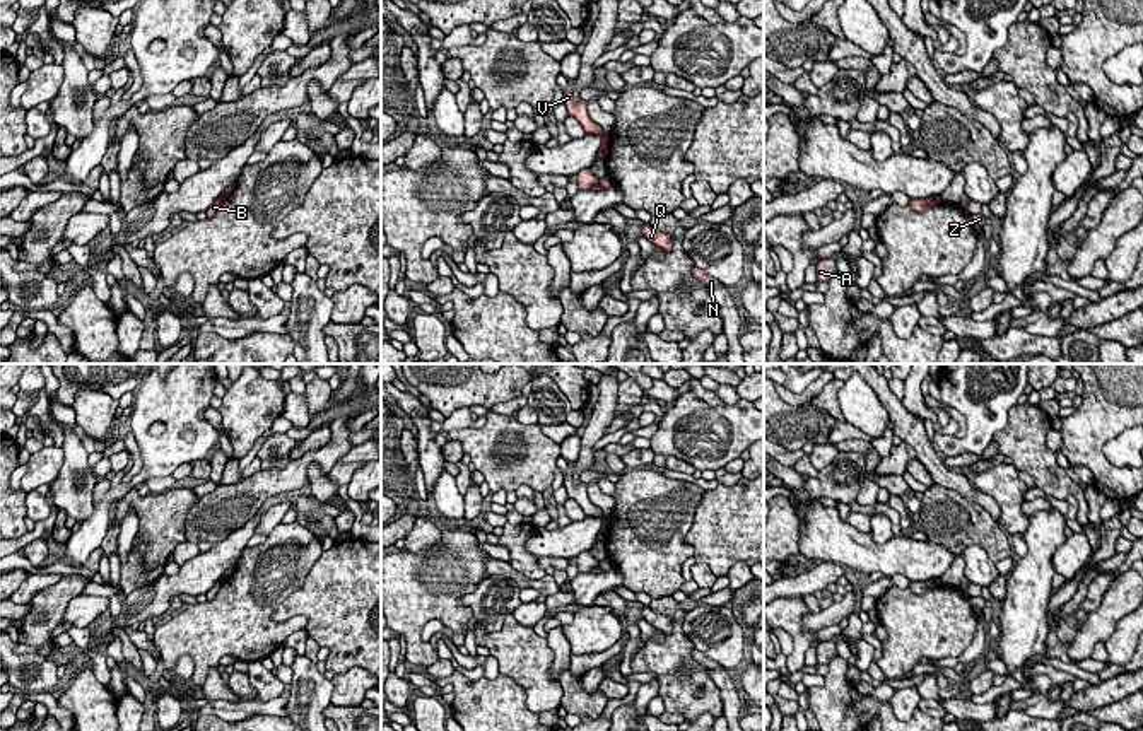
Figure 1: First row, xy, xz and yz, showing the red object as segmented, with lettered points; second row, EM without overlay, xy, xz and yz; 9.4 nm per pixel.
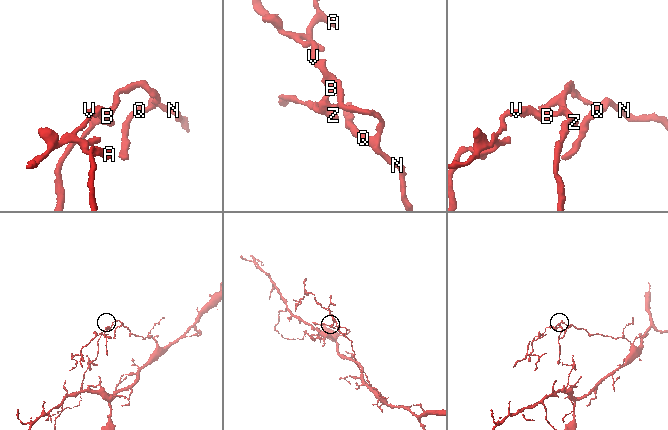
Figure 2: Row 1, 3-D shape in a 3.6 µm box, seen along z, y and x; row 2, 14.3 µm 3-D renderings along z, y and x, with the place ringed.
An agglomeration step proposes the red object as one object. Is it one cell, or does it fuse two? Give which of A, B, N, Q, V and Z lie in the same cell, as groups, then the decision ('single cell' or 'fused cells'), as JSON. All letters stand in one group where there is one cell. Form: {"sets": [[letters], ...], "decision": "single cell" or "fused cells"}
{"sets": [["A", "B", "V", "Z"], ["N", "Q"]], "decision": "fused cells"}

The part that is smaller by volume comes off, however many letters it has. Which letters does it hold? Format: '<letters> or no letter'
A, B, V, Z

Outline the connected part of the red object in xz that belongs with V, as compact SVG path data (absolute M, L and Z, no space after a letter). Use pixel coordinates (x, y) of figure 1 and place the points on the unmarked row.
M569 463L567 465L567 475L564 477L564 487L569 494L571 499L574 499L581 509L584 511L586 518L600 518L603 521L601 531L596 538L596 541L603 541L603 535L605 535L605 519L608 518L600 507L596 507L589 497L588 497L588 485L586 483L579 483L576 485L572 482L572 471L574 471L574 465L576 463Z

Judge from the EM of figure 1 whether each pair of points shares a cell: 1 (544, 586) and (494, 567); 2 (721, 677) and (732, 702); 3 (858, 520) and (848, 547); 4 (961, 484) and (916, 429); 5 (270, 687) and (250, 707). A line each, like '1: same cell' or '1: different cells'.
1: same cell
2: same cell
3: different cells
4: same cell
5: different cells

